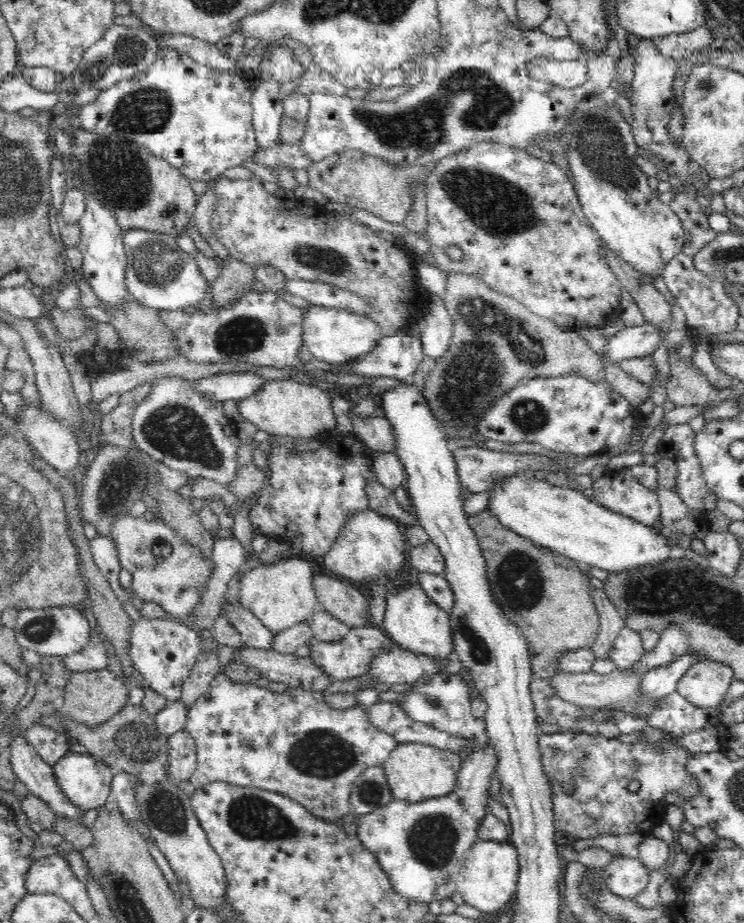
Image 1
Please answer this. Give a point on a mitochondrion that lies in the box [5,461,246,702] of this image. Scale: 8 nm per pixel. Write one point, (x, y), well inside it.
(38, 630)

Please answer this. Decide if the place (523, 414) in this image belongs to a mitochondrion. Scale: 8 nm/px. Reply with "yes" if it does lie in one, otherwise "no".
yes

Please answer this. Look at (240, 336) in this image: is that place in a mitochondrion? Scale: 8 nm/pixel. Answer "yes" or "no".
yes

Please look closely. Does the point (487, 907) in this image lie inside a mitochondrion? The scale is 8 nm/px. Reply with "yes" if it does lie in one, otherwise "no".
no

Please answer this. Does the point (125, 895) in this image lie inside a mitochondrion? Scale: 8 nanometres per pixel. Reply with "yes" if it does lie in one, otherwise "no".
yes

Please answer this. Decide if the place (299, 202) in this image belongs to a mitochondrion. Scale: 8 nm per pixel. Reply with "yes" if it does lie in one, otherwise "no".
no

